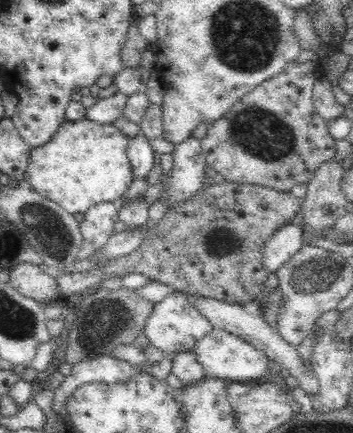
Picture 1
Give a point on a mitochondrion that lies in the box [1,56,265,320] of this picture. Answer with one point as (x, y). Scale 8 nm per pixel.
(44, 225)

